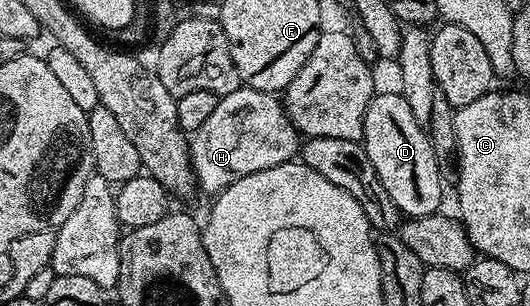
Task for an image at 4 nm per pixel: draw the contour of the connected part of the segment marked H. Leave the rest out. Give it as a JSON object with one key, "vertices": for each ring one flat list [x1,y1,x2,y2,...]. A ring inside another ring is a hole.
{"vertices":[[245,84,236,92,228,92,227,94,223,94,219,97,218,103,216,104,216,109,212,111,212,116,208,116,207,122,200,124,200,128,193,131,192,137,189,139,191,168,193,170,194,180,199,191,202,189,204,193,210,194,209,196,217,196,222,193,224,188,228,188,236,180,240,180,252,172,264,172,264,168,276,168,280,164,295,161,295,159,299,157,300,135,298,133,298,129,294,127,292,120,286,114,285,105,283,105,279,99,277,102,274,98,277,97,275,97,273,93,265,90,254,90,251,86]]}

